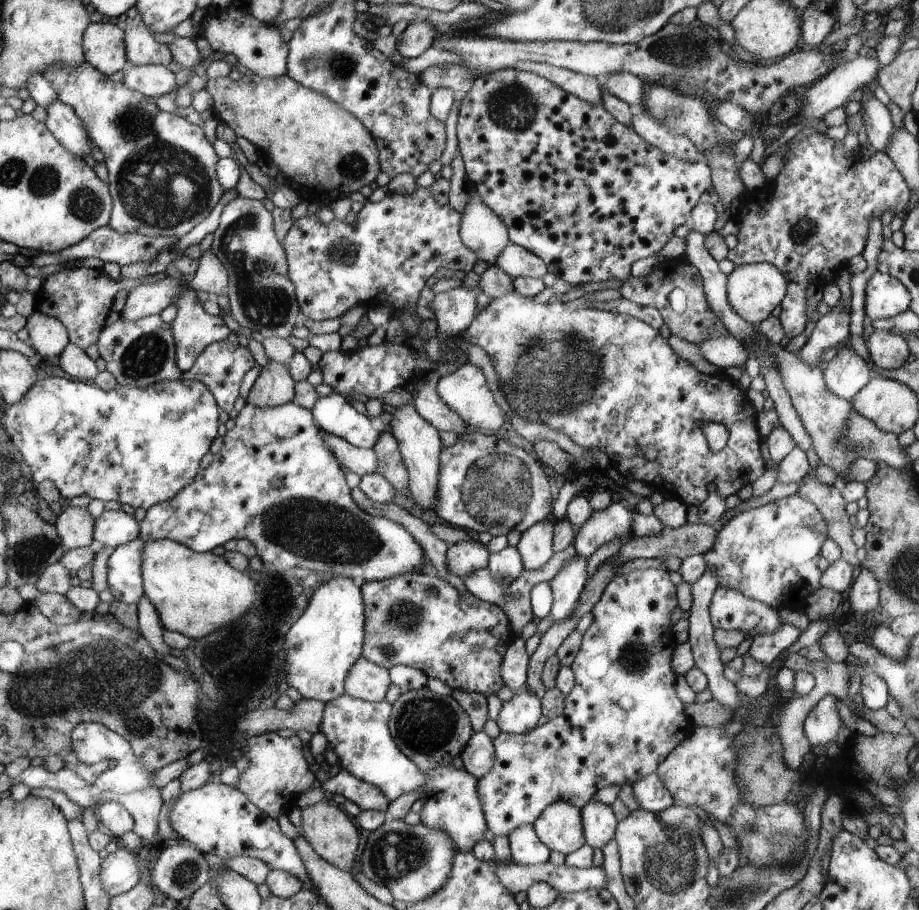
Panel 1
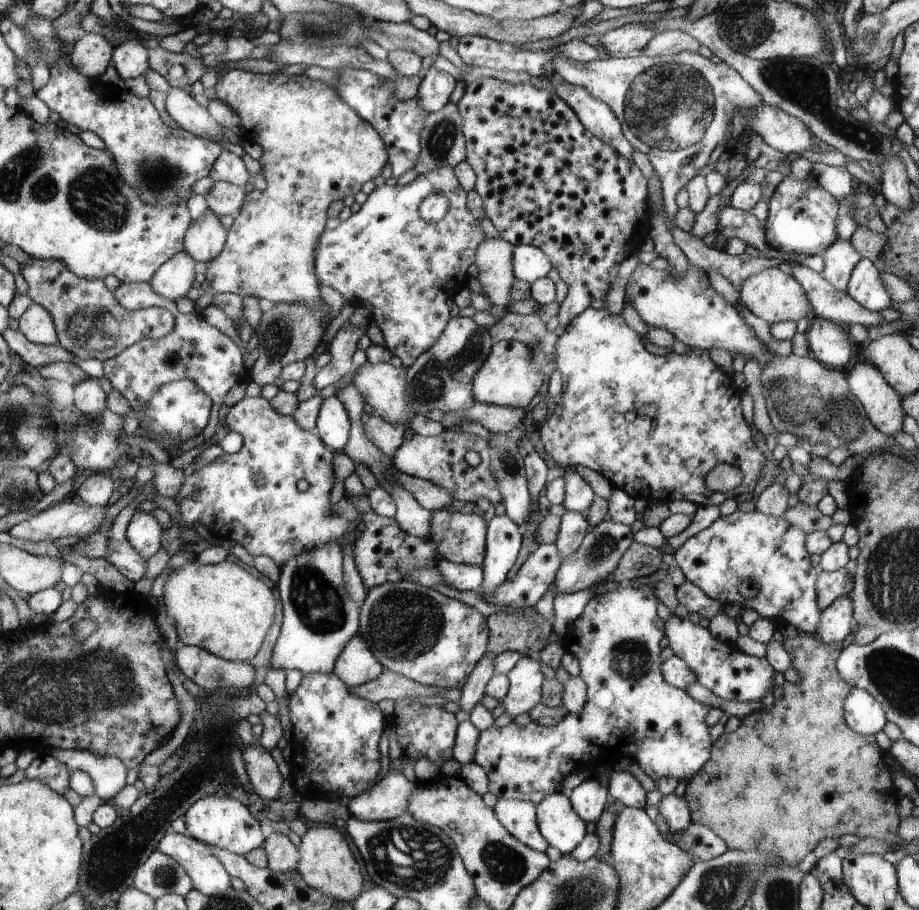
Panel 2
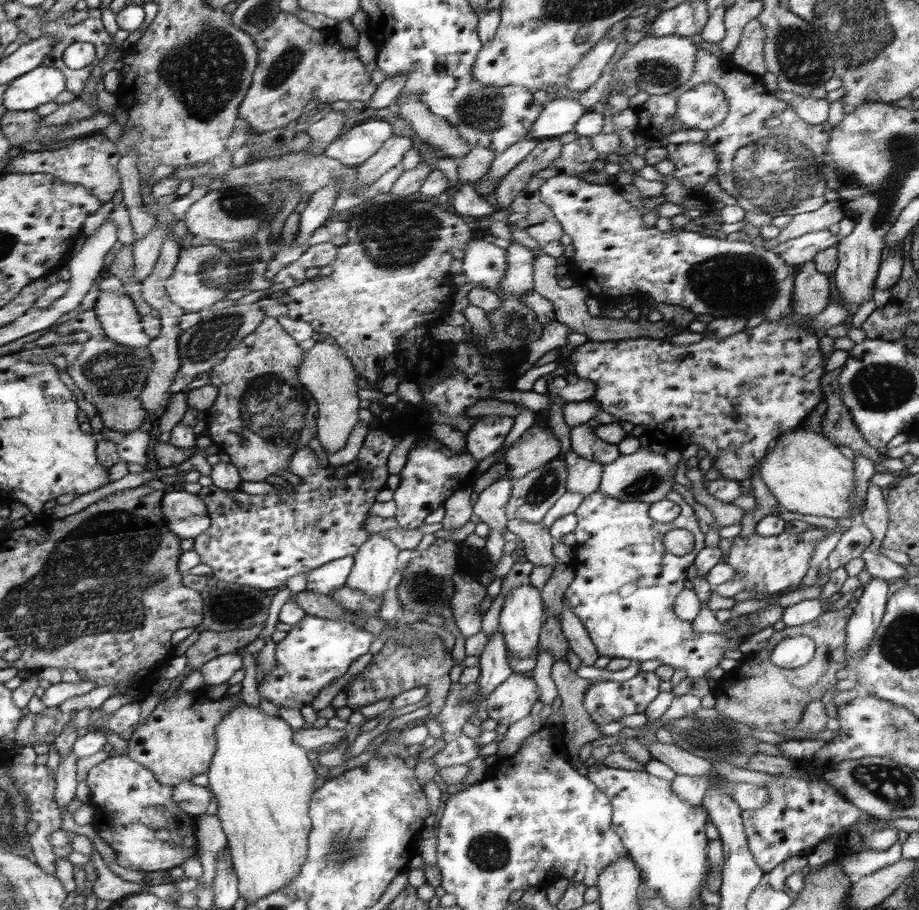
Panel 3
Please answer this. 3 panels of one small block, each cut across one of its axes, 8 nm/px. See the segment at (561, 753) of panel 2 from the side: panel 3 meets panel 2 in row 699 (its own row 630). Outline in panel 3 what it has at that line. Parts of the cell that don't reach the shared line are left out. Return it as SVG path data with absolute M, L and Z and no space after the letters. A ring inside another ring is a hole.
M677 491L668 492L665 499L676 503L680 507L680 514L676 520L664 524L656 522L648 516L650 503L642 501L622 501L614 496L608 496L604 492L592 492L590 496L582 499L582 504L575 510L577 526L573 533L576 535L574 559L568 562L575 572L574 580L570 583L564 594L572 611L580 617L580 621L587 628L588 636L595 642L600 656L612 656L612 658L626 658L638 662L646 660L661 660L662 664L672 666L675 670L684 670L686 677L690 679L705 679L710 681L708 672L710 668L718 666L723 659L724 652L730 647L740 646L732 638L726 638L723 633L694 632L692 622L680 620L674 612L674 598L682 592L688 583L688 566L695 562L696 555L706 544L706 536L700 530L698 519L692 506ZM676 528L689 530L694 536L694 548L684 556L670 554L663 544L666 532Z

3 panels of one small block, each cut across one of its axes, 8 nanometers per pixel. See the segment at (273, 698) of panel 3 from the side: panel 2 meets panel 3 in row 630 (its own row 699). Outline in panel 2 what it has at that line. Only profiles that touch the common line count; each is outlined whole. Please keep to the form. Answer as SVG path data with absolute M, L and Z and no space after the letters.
M333 672L303 675L298 688L289 698L290 722L293 728L292 740L286 746L288 754L285 771L289 788L304 798L330 801L347 808L349 801L377 784L376 778L381 772L380 764L380 768L376 768L376 772L368 776L368 762L370 766L378 766L380 760L378 742L384 728L384 716L380 708L376 708L376 703L352 693L351 688Z

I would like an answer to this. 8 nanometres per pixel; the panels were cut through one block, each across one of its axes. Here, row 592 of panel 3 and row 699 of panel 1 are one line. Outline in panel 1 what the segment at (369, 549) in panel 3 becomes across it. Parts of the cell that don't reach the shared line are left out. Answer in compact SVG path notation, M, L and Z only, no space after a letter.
M363 654L348 671L345 680L346 694L351 697L358 697L367 701L381 701L385 699L388 690L391 688L391 677L389 669L377 665L374 661L367 659Z

